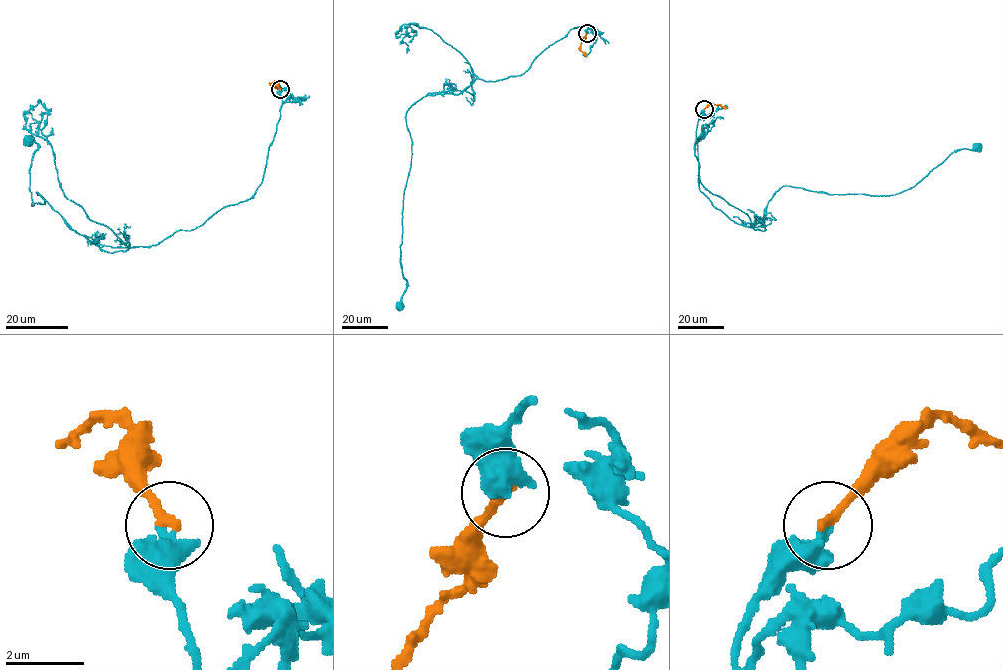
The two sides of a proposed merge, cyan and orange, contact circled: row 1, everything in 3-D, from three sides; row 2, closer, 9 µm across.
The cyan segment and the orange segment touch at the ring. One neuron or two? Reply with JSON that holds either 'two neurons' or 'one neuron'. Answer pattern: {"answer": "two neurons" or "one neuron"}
{"answer": "two neurons"}

